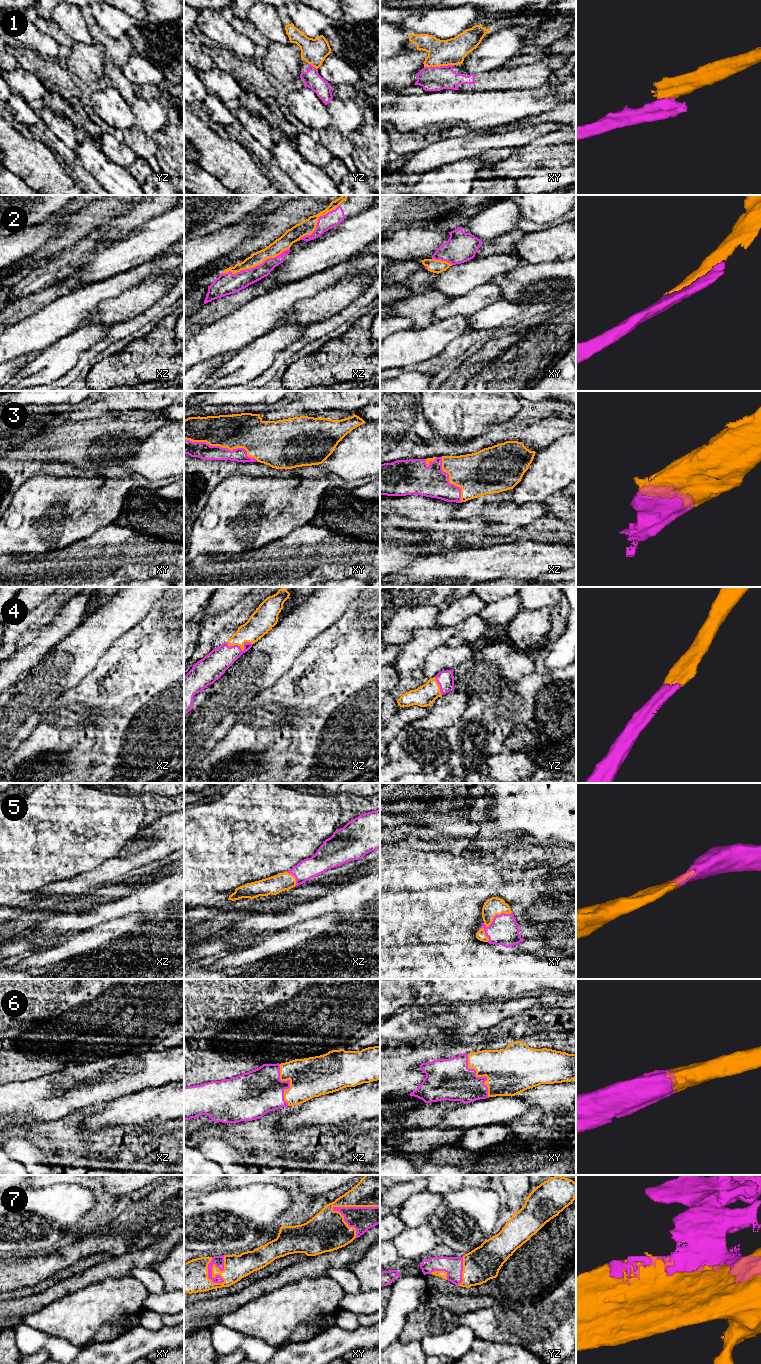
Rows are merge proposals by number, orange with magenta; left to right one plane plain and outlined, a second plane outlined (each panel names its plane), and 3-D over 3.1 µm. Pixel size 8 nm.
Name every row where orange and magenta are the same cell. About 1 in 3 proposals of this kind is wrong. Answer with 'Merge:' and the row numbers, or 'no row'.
Merge: 2, 3, 4, 5, 6, 7

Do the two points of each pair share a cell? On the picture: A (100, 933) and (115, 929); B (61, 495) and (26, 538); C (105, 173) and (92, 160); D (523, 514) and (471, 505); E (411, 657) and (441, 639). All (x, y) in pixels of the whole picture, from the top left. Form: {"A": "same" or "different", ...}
{"A": "same", "B": "same", "C": "same", "D": "same", "E": "same"}

